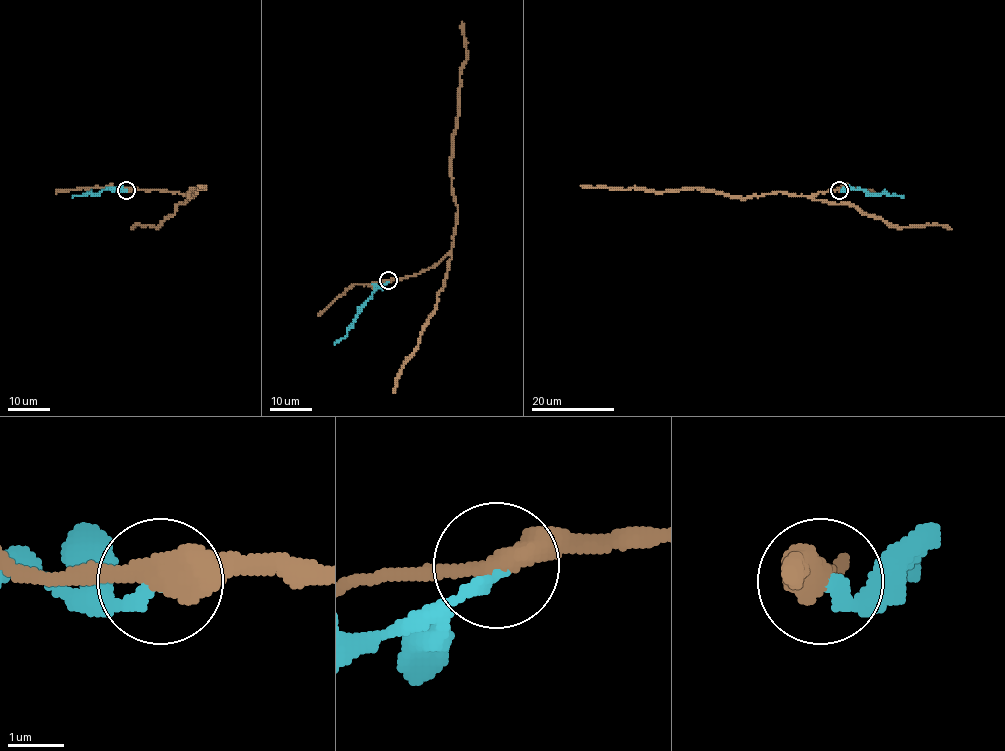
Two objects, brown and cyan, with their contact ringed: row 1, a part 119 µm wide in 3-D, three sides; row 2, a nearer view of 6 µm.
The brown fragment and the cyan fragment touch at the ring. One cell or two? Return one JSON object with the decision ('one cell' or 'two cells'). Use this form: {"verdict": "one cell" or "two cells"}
{"verdict": "two cells"}

